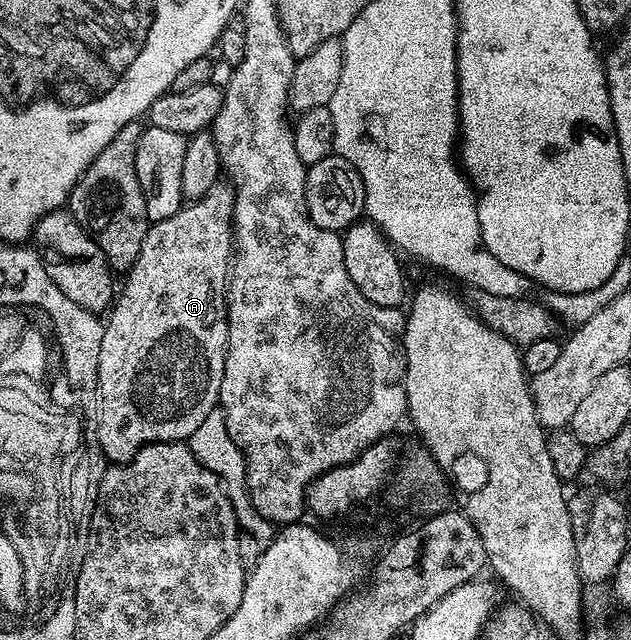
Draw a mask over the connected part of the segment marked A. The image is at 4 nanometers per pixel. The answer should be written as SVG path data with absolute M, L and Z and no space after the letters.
M219 183L211 187L211 191L205 197L197 201L182 204L180 211L171 215L171 219L163 219L150 224L147 235L143 239L143 247L139 247L139 259L127 270L129 277L125 286L120 286L115 297L115 304L104 322L103 343L99 343L99 363L97 364L97 391L99 408L97 415L97 446L109 463L124 463L131 461L136 453L144 445L154 445L164 441L188 442L199 423L211 415L211 411L218 408L221 399L221 384L223 383L223 371L225 370L225 356L227 355L227 331L229 324L225 318L223 308L223 294L227 289L227 278L231 272L231 262L235 257L233 244L233 190L228 184Z

